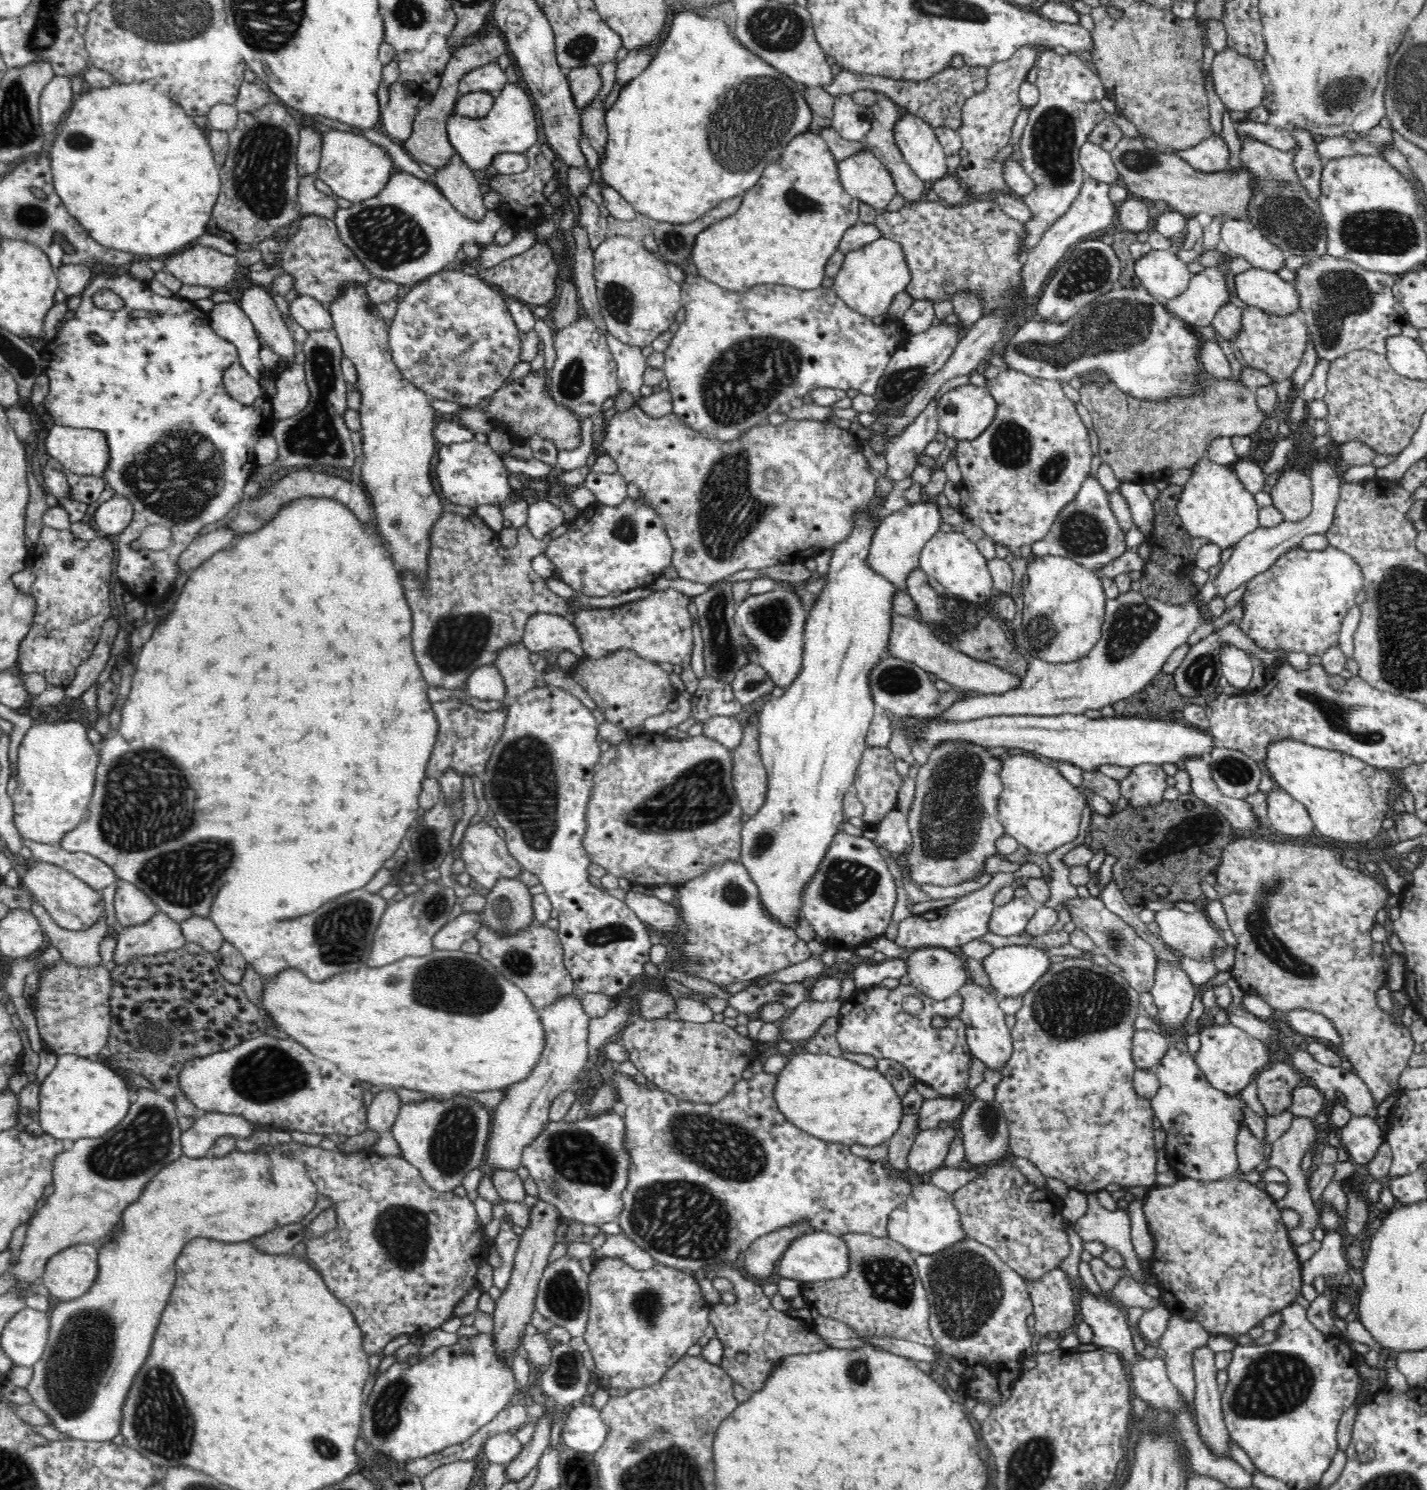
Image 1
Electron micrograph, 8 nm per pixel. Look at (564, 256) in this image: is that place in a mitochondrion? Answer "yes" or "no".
no

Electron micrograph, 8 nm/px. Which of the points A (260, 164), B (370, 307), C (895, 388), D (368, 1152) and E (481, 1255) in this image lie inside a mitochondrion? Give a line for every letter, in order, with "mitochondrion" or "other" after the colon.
A: mitochondrion
B: other
C: mitochondrion
D: other
E: other

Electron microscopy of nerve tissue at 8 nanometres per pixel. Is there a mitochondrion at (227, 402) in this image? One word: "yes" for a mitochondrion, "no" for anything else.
no

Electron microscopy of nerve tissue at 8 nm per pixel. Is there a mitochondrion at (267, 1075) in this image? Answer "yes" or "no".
yes

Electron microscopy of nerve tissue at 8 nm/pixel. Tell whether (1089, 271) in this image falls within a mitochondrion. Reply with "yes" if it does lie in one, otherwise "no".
yes

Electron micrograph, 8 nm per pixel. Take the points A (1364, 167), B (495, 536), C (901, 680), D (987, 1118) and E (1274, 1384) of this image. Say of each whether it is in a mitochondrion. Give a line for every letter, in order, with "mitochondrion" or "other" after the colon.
A: other
B: other
C: mitochondrion
D: mitochondrion
E: mitochondrion

